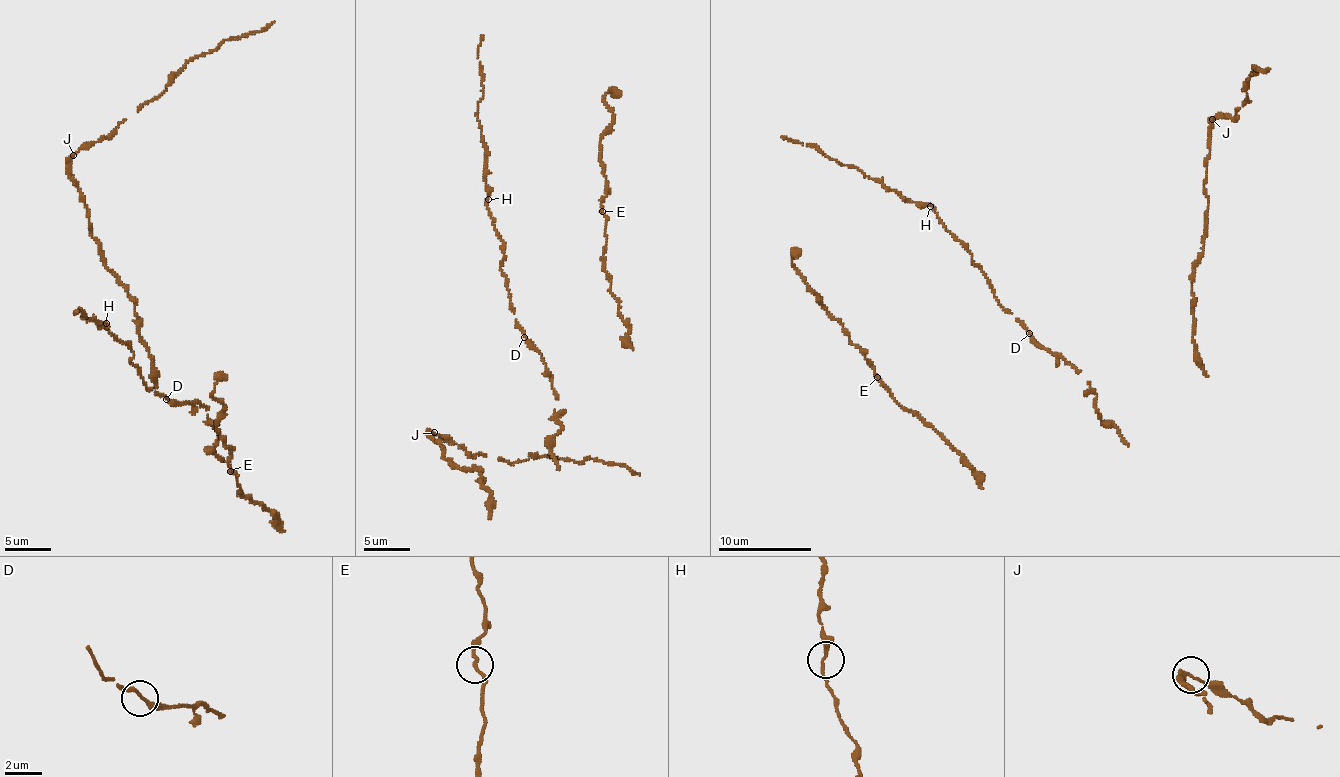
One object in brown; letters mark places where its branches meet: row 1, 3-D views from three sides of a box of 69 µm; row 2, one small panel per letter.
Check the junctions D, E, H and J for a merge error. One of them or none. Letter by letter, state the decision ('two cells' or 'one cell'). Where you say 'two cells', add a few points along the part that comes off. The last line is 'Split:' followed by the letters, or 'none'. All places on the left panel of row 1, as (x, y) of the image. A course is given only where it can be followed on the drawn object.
D: one cell
E: one cell
H: one cell
J: one cell
Split: none

